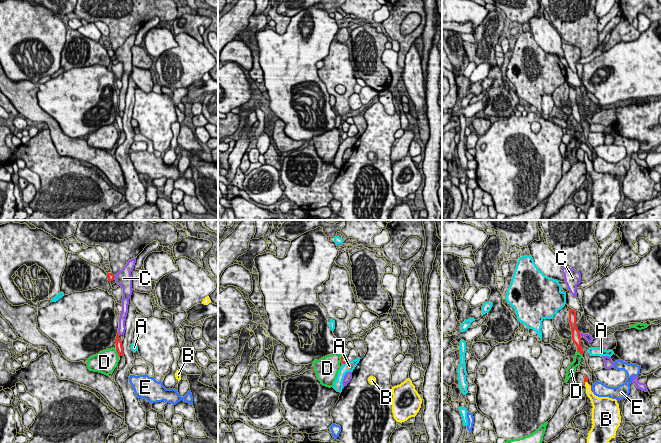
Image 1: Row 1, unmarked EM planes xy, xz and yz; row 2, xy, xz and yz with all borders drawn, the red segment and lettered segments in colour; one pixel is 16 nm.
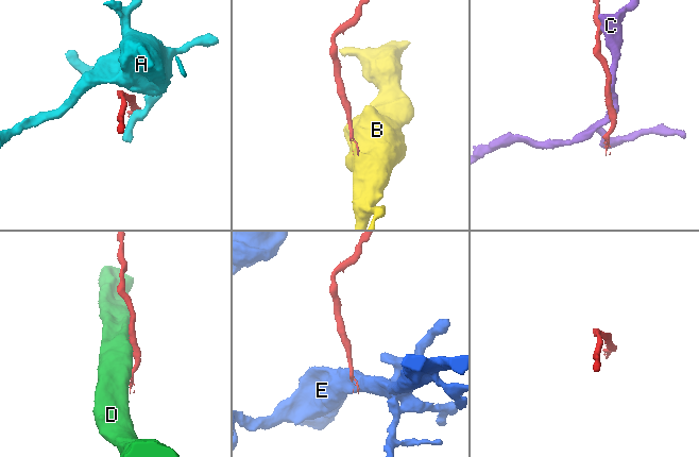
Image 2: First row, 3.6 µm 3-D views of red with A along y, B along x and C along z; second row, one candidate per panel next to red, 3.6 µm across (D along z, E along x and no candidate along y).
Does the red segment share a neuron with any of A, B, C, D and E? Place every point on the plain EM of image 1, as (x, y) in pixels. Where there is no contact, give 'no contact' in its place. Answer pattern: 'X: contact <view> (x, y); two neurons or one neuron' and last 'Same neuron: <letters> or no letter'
A: contact xz (345, 138); two neurons
B: contact yz (591, 165); one neuron
C: contact yz (579, 110); two neurons
D: contact xy (117, 128); two neurons
E: contact yz (591, 165); two neurons
Same neuron: B

